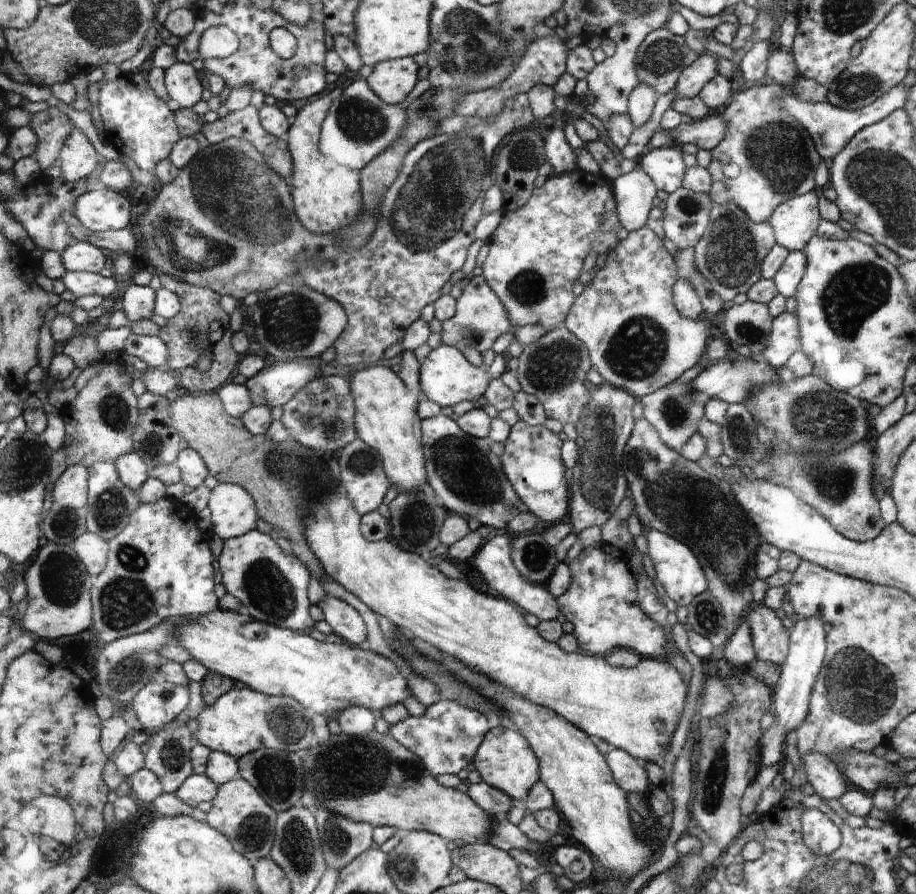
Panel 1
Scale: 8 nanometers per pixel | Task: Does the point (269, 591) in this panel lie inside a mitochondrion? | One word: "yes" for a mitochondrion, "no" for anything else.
yes

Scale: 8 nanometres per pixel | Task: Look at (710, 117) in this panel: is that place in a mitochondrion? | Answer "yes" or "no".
no

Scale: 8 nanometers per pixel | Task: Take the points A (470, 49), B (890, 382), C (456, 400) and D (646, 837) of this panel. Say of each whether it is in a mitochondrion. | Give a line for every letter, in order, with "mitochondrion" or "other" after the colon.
A: mitochondrion
B: other
C: other
D: other

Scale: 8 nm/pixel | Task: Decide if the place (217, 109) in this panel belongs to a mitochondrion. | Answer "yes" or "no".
no

